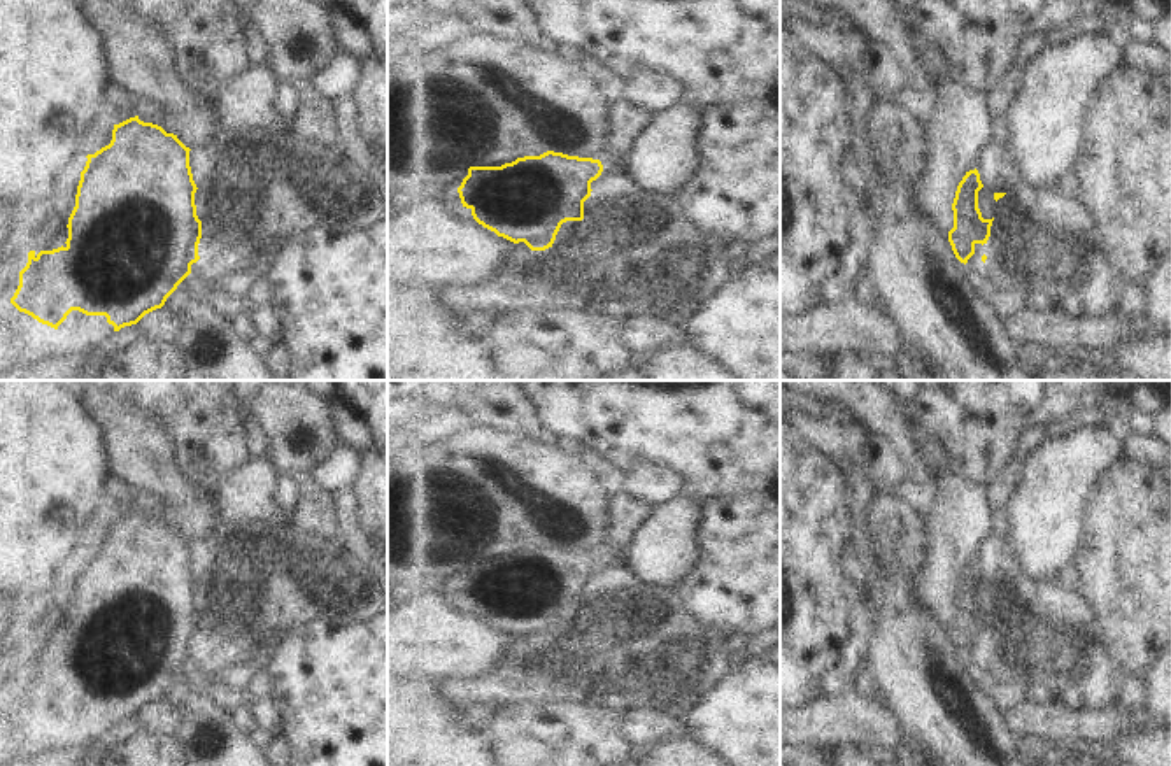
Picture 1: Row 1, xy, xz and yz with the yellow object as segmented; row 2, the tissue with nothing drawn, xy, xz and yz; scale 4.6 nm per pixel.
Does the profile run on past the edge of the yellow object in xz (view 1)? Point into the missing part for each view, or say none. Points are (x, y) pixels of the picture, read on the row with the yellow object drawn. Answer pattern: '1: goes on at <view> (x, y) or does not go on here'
1: does not go on here

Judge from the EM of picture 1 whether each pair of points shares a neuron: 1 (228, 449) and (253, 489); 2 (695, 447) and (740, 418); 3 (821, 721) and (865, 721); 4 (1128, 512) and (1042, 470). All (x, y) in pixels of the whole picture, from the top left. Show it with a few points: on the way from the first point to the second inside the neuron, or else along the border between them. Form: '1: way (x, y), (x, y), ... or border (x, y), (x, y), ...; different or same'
1: border (251, 458), (214, 493); different
2: way (705, 437), (724, 418), (730, 418); same
3: way (831, 721), (854, 721); same
4: border (1115, 461), (1100, 477), (1087, 498), (1082, 533); different

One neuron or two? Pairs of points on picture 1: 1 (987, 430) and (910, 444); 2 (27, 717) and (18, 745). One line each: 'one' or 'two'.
1: two
2: two

